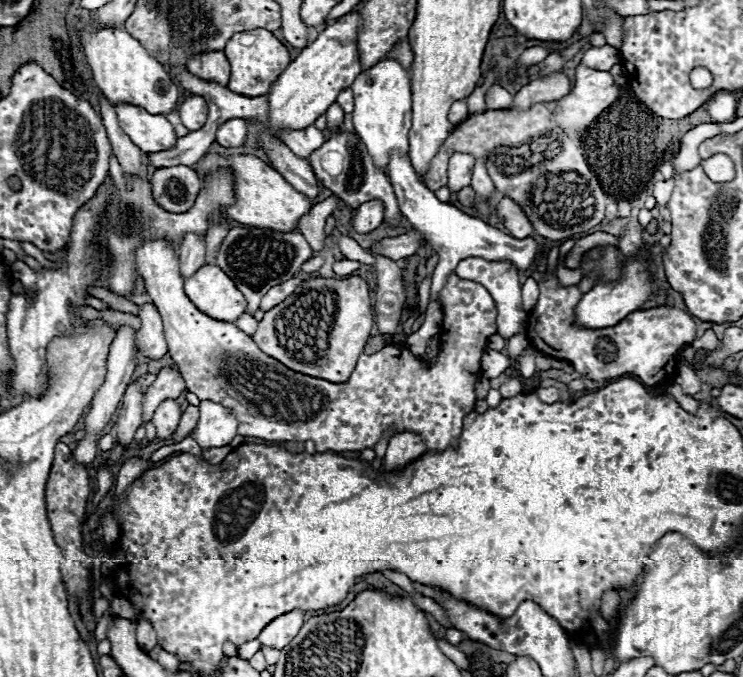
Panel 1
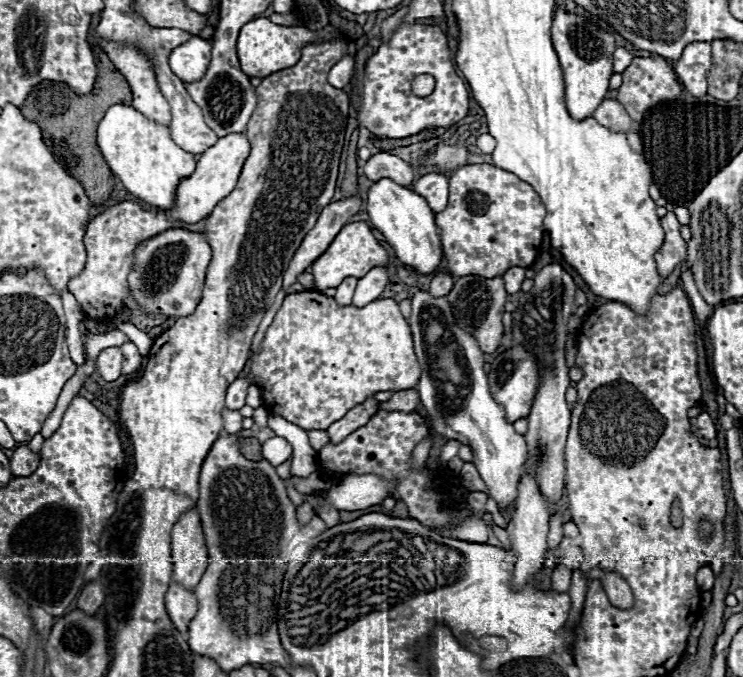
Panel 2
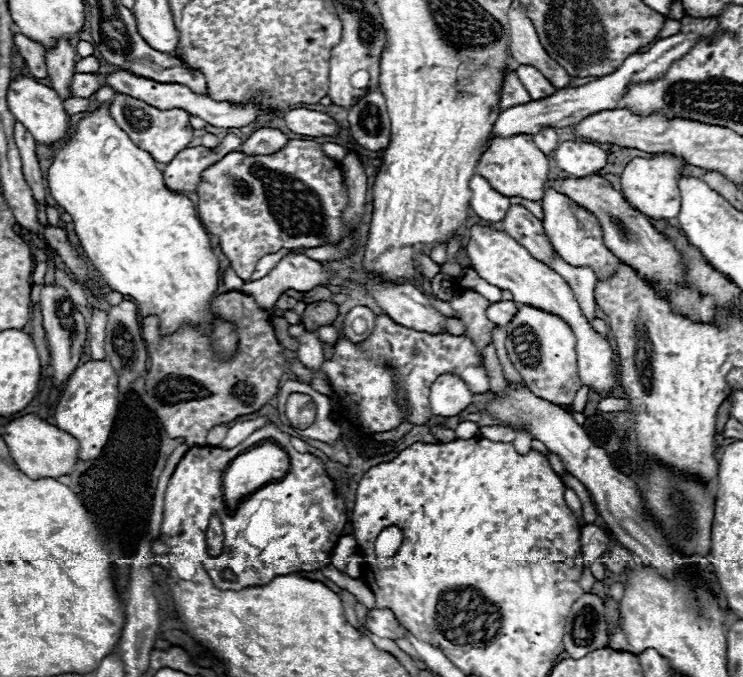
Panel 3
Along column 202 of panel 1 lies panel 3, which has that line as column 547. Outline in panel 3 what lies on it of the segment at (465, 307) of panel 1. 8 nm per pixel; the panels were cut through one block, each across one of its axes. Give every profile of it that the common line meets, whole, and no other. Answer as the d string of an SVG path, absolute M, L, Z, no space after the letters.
M522 306L506 328L506 350L524 384L528 384L536 396L562 406L570 406L574 402L582 384L578 378L576 338L564 320L544 310Z

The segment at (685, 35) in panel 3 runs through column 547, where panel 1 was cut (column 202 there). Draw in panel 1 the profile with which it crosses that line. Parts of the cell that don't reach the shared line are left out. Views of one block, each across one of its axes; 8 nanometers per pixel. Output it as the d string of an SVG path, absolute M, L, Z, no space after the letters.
M188 96L182 104L180 104L180 118L182 118L182 124L188 128L188 130L200 130L204 124L206 124L206 118L208 118L208 106L206 106L206 100L202 96Z

